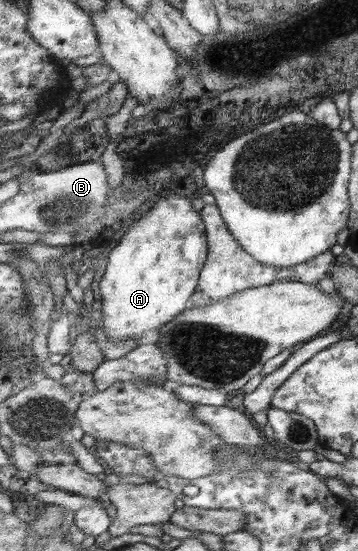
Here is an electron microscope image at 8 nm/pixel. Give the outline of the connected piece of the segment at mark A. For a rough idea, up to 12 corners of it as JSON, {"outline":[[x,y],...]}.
{"outline":[[169,194],[108,254],[111,341],[195,306],[209,243],[201,212]]}

